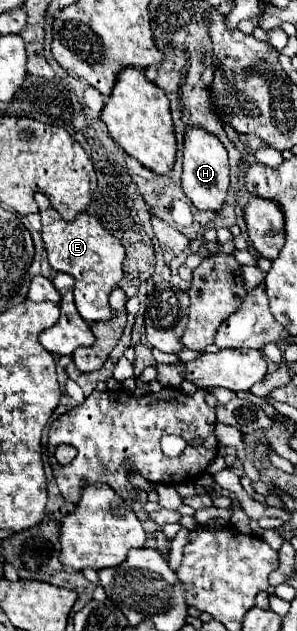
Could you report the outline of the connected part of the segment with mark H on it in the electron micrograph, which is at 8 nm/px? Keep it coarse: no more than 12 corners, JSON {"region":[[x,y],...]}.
{"region":[[205,129],[185,131],[181,185],[201,211],[221,211],[229,159]]}

